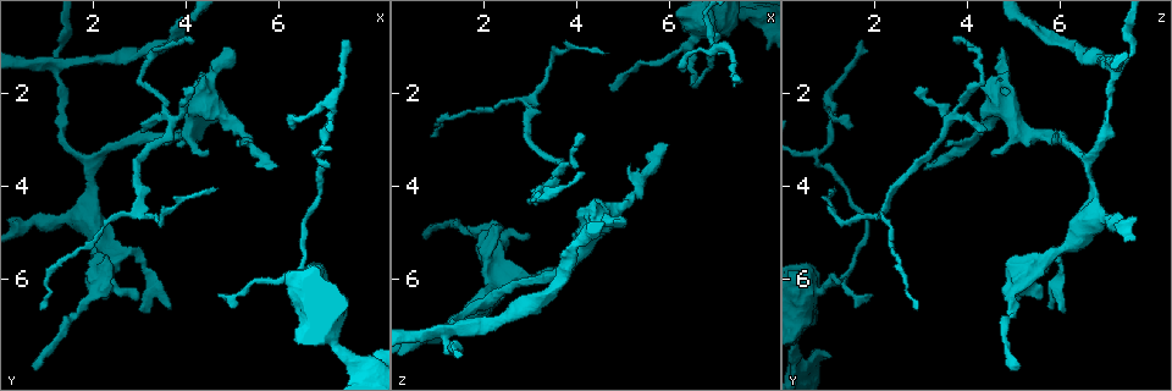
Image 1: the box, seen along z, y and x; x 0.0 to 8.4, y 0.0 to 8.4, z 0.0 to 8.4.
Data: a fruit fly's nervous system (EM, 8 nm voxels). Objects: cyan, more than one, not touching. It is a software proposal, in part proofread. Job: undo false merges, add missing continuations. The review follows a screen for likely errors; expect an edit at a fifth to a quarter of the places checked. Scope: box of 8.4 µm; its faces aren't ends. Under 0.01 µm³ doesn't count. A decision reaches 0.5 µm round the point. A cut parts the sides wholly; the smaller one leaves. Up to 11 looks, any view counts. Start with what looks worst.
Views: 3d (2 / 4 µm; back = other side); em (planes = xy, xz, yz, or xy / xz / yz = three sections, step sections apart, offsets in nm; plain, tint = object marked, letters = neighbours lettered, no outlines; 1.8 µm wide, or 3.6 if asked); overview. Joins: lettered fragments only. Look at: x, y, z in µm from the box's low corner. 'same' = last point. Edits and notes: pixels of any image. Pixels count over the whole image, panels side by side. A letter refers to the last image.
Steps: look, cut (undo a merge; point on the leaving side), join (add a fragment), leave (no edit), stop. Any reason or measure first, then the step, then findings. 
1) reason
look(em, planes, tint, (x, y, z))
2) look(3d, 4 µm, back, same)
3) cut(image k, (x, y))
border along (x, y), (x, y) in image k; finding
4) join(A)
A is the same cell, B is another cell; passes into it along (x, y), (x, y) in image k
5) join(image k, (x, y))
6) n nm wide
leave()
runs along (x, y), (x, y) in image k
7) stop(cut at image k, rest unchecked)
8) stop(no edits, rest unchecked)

thin neck
look(3d, 4 µm, back, (7.10, 2.25, 0.95))

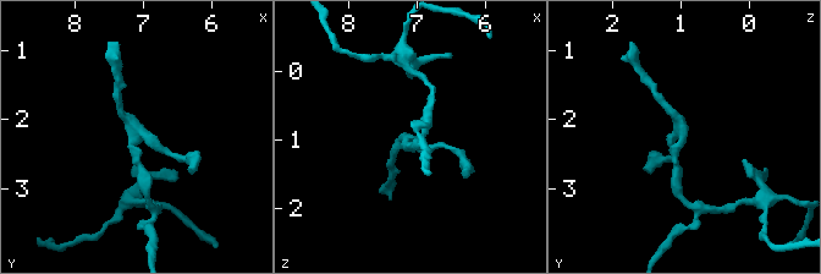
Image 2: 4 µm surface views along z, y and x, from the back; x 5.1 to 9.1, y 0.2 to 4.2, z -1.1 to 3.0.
look(em, planes, letters, (7.10, 2.25, 0.95))

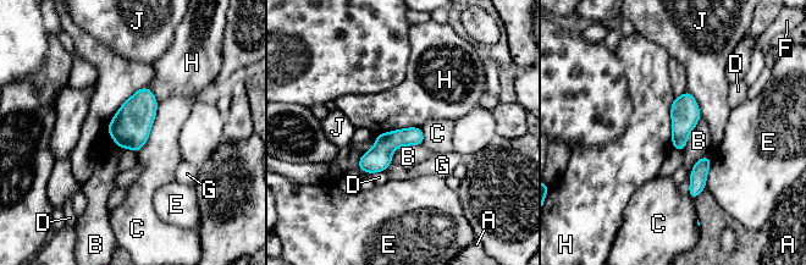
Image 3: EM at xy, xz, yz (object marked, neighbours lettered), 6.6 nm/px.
leave()
A, B, C, D, E, F, G, H and J are other cells; border along (675, 98), (671, 108), (669, 145) in image 3; all the same neuron

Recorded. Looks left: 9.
thin arm on a thick one
look(3d, 4 µm, back, (6.30, 6.10, 1.05))

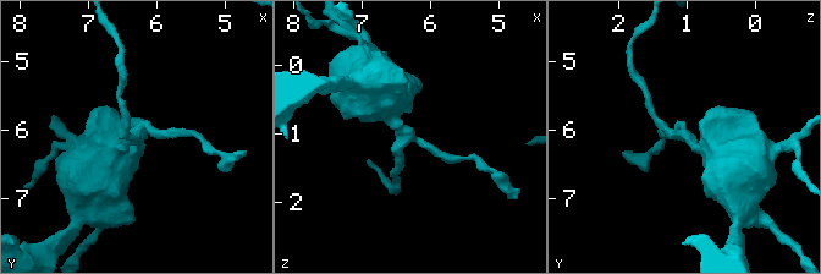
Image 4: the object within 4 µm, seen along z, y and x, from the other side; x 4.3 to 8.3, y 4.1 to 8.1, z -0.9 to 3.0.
3 arms; need the tissue
look(em, yz, step 4, tint, (6.35, 6.05, 1.00))

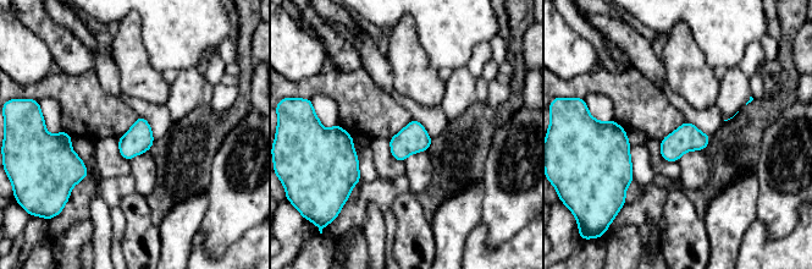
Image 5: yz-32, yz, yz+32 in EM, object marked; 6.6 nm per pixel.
another direction
look(em, planes, letters, same)

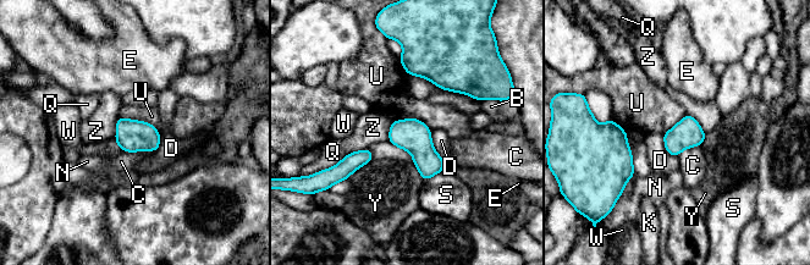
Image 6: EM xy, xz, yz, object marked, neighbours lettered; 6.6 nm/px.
leave()
B, C, D, E, K, N, Q, S, U, W, Y and Z are other cells; border along (119, 115), (147, 121), (158, 131) in image 6; one neuron here

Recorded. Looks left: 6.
three-way junction
look(3d, 2 µm, (3.00, 4.45, 2.30))

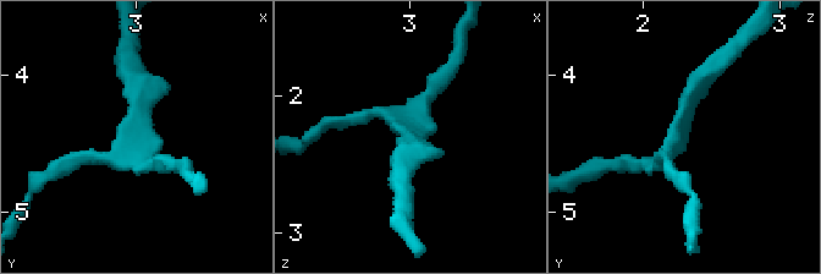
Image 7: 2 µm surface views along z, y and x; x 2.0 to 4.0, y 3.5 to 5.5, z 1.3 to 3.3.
now the EM
look(em, 3.6 µm, xz, step 4, letters, (2.98, 4.40, 2.28))

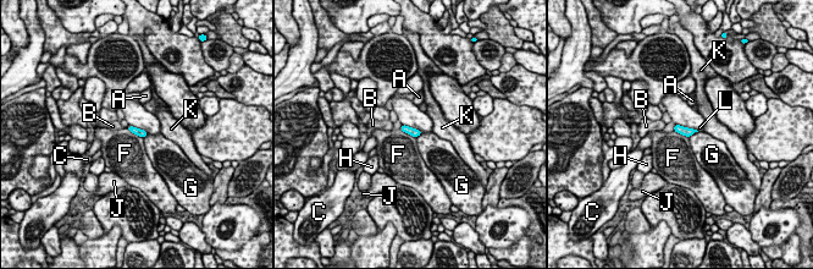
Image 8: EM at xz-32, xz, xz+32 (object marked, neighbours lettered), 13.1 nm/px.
cut it another way
look(em, 3.6 µm, planes, letters, same)

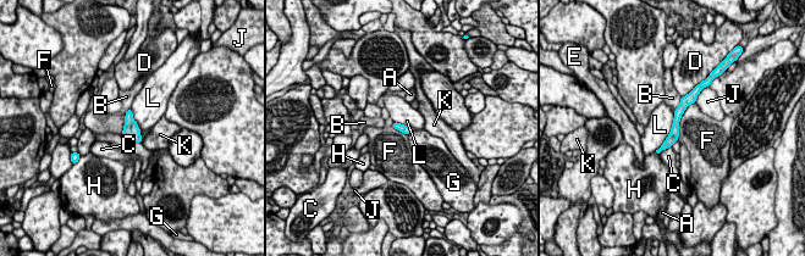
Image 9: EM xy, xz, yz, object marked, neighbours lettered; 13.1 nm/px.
L touches over 600 nm
leave()
A, B, C, D, E, F, G, H, J, K and L are other cells; runs along (693, 99), (679, 110), (663, 146) in image 9; one neuron here

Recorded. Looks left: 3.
thin end
look(em, 3.6 µm, planes, letters, (4.65, 6.25, 1.80))

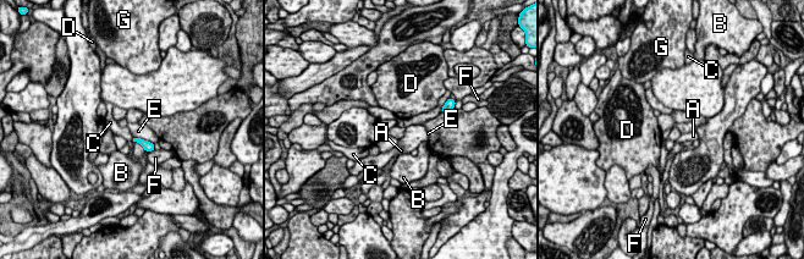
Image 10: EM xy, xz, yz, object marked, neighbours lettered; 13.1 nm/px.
leave()
A, B, C, D, E, F and G are other cells; border along (133, 137), (146, 150) in image 10; no lettered fragment goes on from it

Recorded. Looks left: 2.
stop(no edits, rest unchecked)

